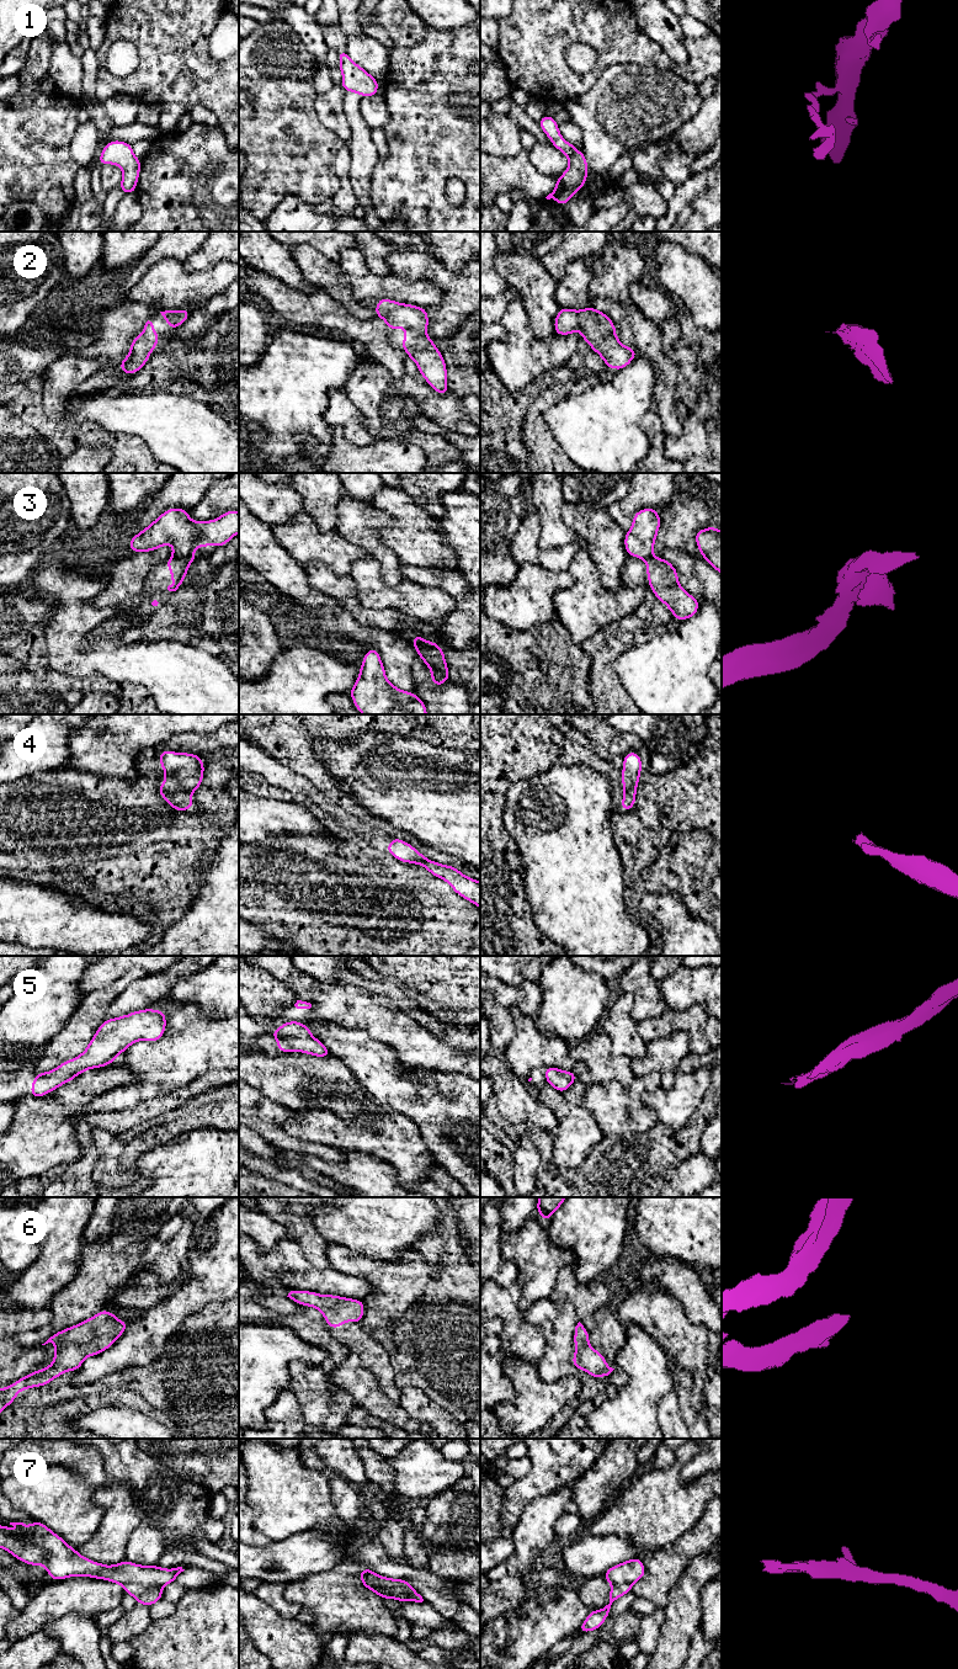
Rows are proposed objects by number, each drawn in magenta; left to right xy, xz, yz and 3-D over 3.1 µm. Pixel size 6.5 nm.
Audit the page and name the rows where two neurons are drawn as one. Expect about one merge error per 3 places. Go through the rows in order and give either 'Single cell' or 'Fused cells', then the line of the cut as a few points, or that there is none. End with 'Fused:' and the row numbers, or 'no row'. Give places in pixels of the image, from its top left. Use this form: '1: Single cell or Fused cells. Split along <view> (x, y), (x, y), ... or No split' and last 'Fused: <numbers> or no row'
1: Single cell. No split
2: Single cell. No split
3: Fused cells. Split along xy (193, 554), (173, 557)
4: Single cell. No split
5: Single cell. No split
6: Single cell. No split
7: Fused cells. Split along xy (124, 1585), (143, 1584), (161, 1588)
Fused: 3, 7

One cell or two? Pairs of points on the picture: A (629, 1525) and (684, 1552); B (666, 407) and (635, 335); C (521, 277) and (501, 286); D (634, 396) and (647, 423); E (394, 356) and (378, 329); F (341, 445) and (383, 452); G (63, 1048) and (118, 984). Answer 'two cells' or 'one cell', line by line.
A: two cells
B: one cell
C: two cells
D: two cells
E: one cell
F: one cell
G: one cell

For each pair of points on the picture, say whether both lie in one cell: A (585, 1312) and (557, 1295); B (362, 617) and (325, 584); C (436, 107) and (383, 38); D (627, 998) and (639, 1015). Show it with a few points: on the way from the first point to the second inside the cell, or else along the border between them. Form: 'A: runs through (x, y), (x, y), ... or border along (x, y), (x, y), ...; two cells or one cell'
A: runs through (580, 1305), (570, 1295), (564, 1295); one cell
B: runs through (354, 607), (335, 589); one cell
C: border along (377, 21), (392, 42), (389, 49); two cells
D: border along (622, 992), (633, 997), (632, 1019), (637, 1024); two cells

